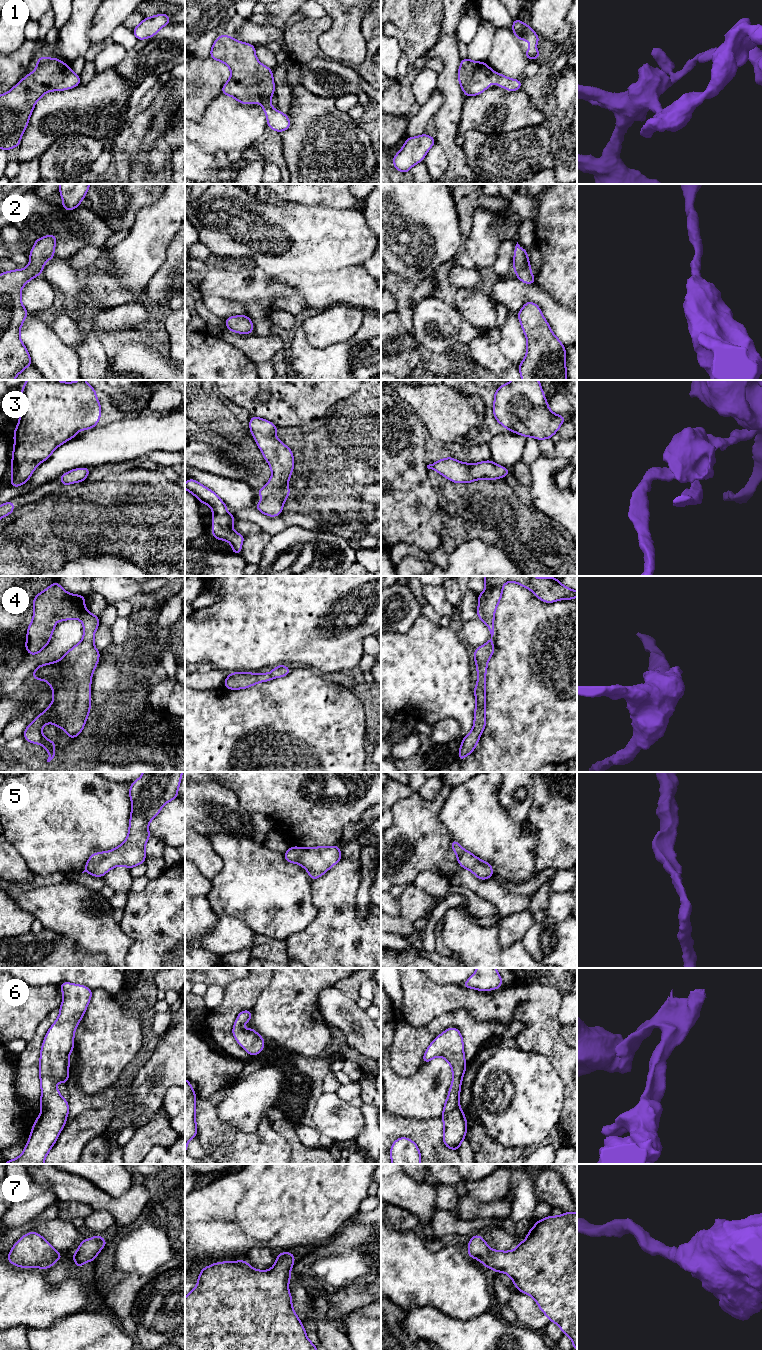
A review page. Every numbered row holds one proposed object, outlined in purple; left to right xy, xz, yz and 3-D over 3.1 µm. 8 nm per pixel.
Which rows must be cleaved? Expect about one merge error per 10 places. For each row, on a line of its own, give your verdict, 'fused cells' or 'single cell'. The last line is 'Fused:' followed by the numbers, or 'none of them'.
1: single cell
2: single cell
3: single cell
4: single cell
5: single cell
6: single cell
7: single cell
Fused: none of them

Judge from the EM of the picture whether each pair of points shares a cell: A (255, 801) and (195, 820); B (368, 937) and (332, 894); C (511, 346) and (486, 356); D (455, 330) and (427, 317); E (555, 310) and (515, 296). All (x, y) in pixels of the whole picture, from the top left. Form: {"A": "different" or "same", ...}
{"A": "different", "B": "same", "C": "different", "D": "same", "E": "same"}

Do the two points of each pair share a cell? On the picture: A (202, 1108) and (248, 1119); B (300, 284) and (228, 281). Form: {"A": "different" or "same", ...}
{"A": "different", "B": "different"}

